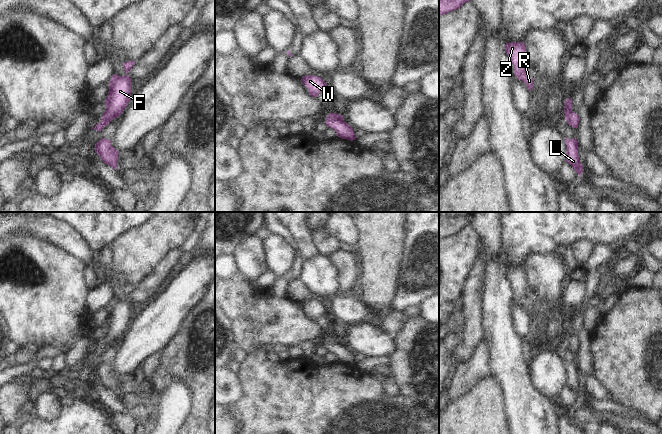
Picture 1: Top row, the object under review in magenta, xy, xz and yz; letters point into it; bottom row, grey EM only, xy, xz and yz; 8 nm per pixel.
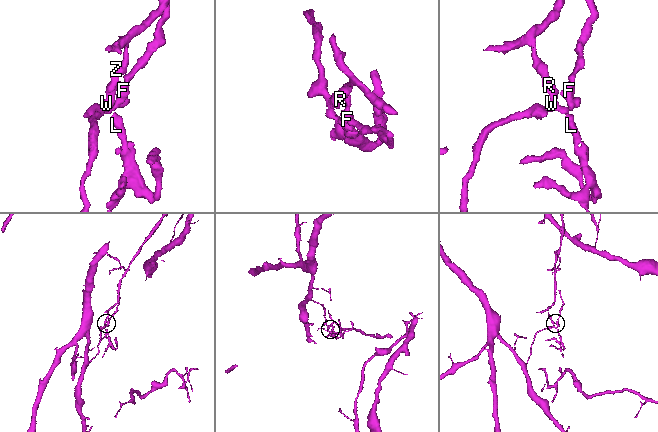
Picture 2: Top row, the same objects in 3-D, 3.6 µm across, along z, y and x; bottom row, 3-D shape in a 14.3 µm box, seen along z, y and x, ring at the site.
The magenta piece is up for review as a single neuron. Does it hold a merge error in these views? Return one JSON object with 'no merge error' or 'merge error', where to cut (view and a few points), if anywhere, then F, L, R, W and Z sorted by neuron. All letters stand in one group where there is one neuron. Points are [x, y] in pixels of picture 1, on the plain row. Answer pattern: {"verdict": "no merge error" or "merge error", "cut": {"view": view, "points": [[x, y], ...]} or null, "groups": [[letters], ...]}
{"verdict": "merge error", "cut": {"view": "xz", "points": [[327, 340], [343, 344]]}, "groups": [["F", "L"], ["R", "W", "Z"]]}

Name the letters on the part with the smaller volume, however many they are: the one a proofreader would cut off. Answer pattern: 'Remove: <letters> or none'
Remove: F, L.

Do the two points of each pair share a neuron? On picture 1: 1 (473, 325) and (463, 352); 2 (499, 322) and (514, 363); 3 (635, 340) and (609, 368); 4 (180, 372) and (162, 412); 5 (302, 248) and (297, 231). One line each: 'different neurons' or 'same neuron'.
1: same neuron
2: same neuron
3: same neuron
4: different neurons
5: same neuron

